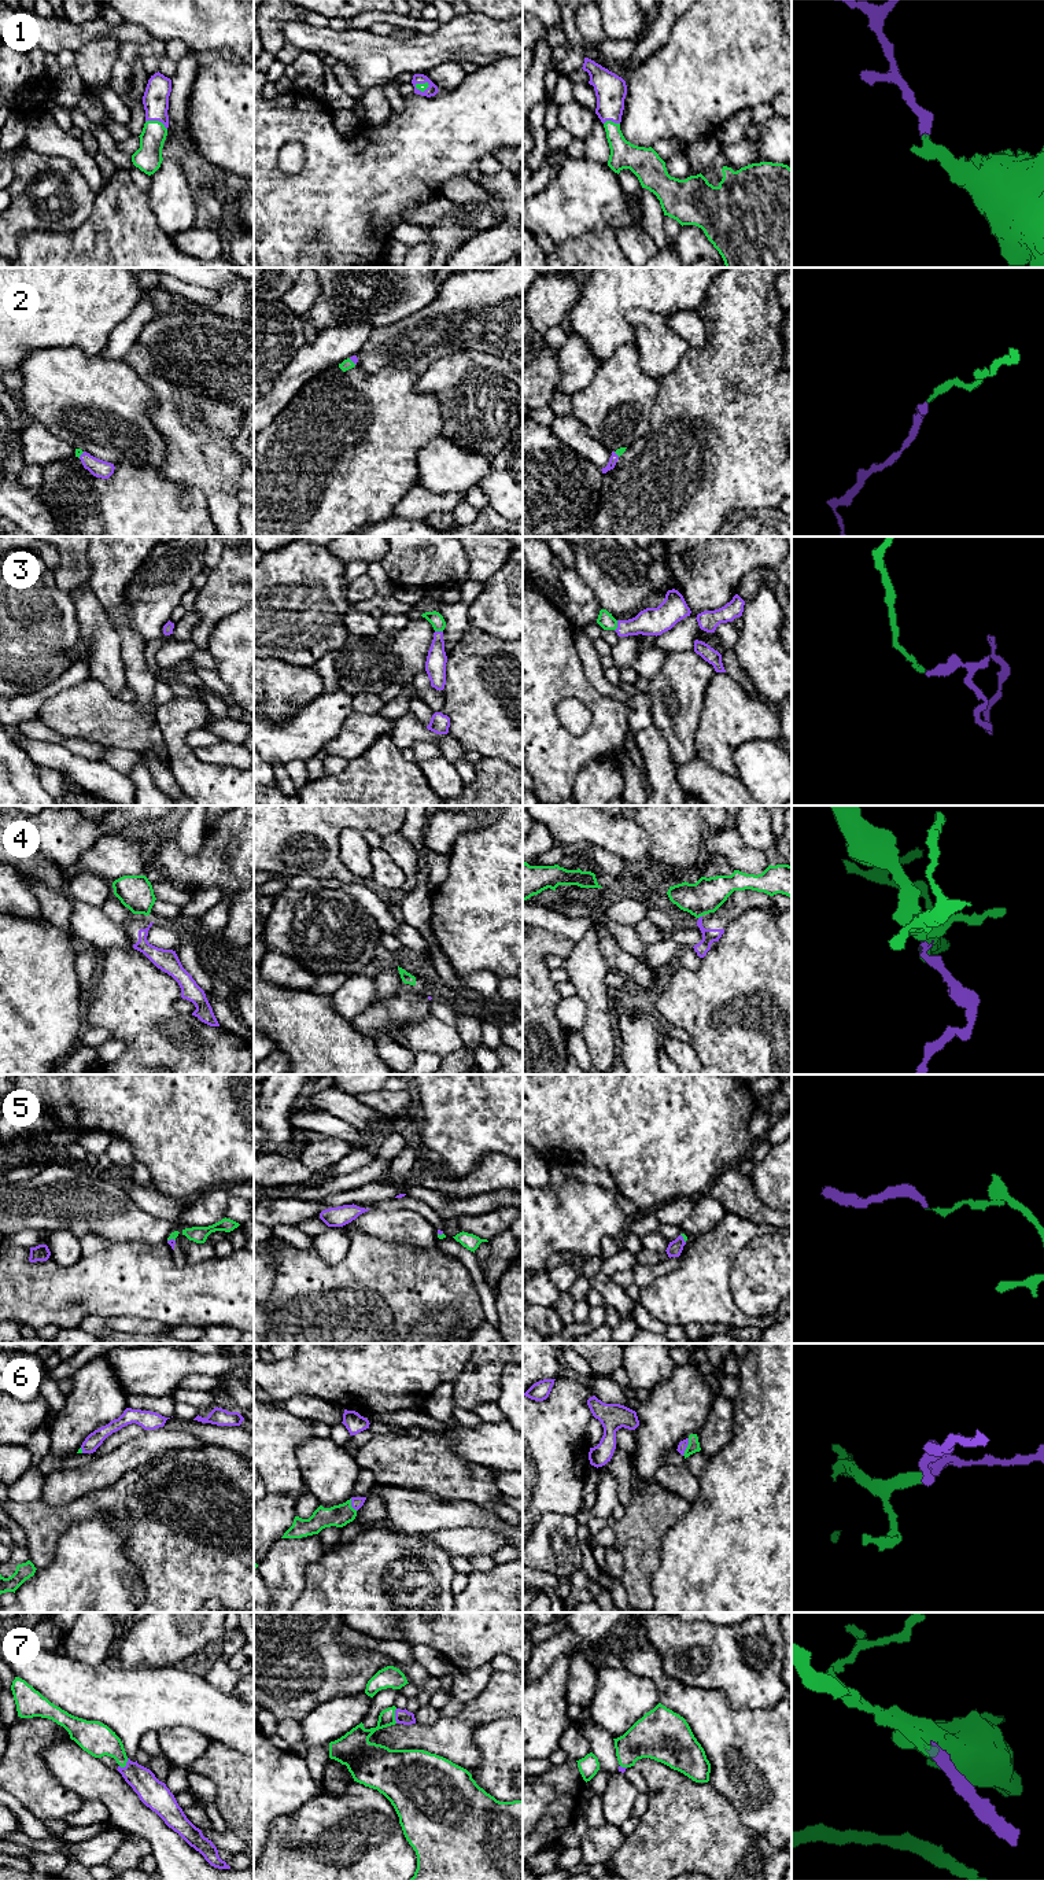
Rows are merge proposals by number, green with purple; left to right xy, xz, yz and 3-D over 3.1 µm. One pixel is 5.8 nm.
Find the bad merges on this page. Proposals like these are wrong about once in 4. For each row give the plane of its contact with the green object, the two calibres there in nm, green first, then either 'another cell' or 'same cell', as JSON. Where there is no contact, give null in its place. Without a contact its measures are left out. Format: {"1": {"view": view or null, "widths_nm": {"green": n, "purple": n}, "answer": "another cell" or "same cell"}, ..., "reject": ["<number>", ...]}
{"1": {"view": "xy", "widths_nm": {"green": 160, "purple": 150}, "answer": "same cell"}, "2": {"view": "xy", "widths_nm": {"green": 50, "purple": 110}, "answer": "same cell"}, "3": {"view": "yz", "widths_nm": {"green": 90, "purple": 160}, "answer": "same cell"}, "4": {"view": "yz", "widths_nm": {"green": 200, "purple": 80}, "answer": "another cell"}, "5": {"view": "xy", "widths_nm": {"green": 50, "purple": 50}, "answer": "same cell"}, "6": {"view": "yz", "widths_nm": {"green": 70, "purple": 50}, "answer": "same cell"}, "7": {"view": "xz", "widths_nm": {"green": 130, "purple": 80}, "answer": "same cell"}, "reject": ["4"]}

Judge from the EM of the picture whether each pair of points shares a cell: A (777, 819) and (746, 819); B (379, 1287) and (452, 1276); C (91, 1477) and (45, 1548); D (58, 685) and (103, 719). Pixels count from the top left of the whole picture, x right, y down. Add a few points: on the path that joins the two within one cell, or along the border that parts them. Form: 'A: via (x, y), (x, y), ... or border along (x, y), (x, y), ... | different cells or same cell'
A: border along (770, 819), (777, 839) | different cells
B: via (397, 1285), (434, 1279) | same cell
C: border along (106, 1488), (91, 1490), (62, 1506), (44, 1503) | different cells
D: border along (88, 675), (80, 682), (48, 696), (37, 710) | different cells

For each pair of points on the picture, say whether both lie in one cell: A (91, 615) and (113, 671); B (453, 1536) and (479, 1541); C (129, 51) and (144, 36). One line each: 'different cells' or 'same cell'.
A: same cell
B: same cell
C: different cells

